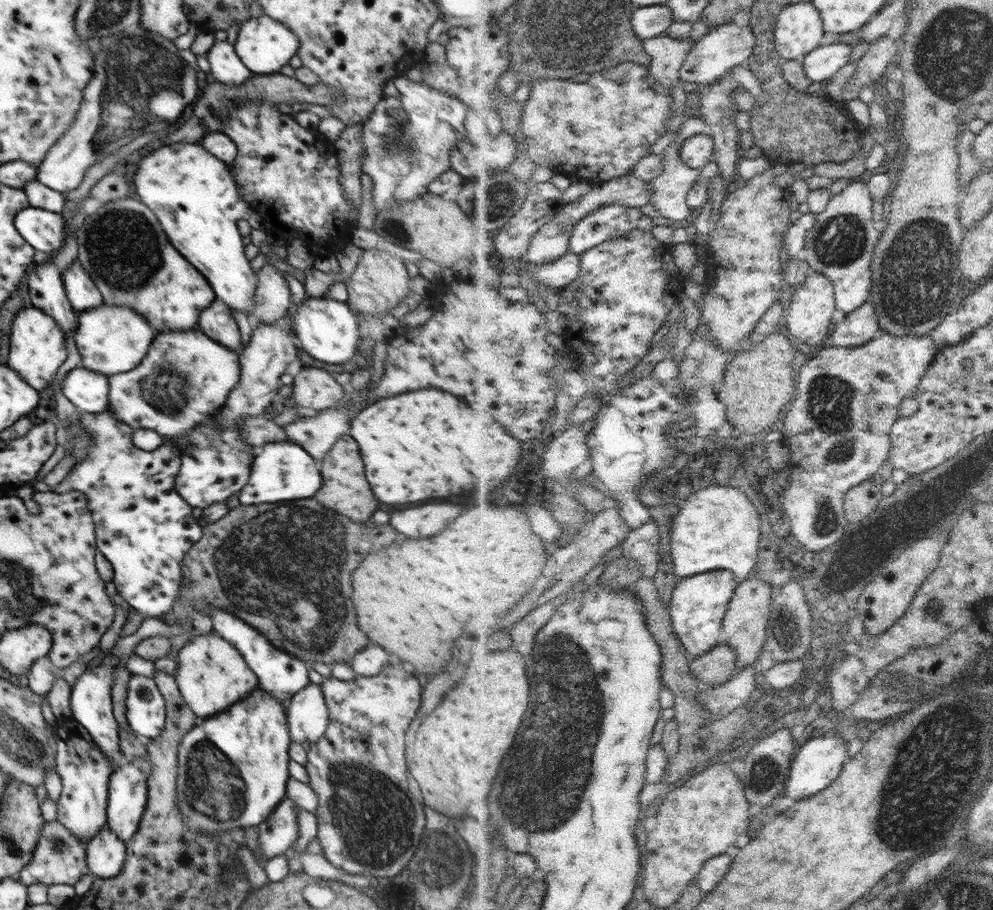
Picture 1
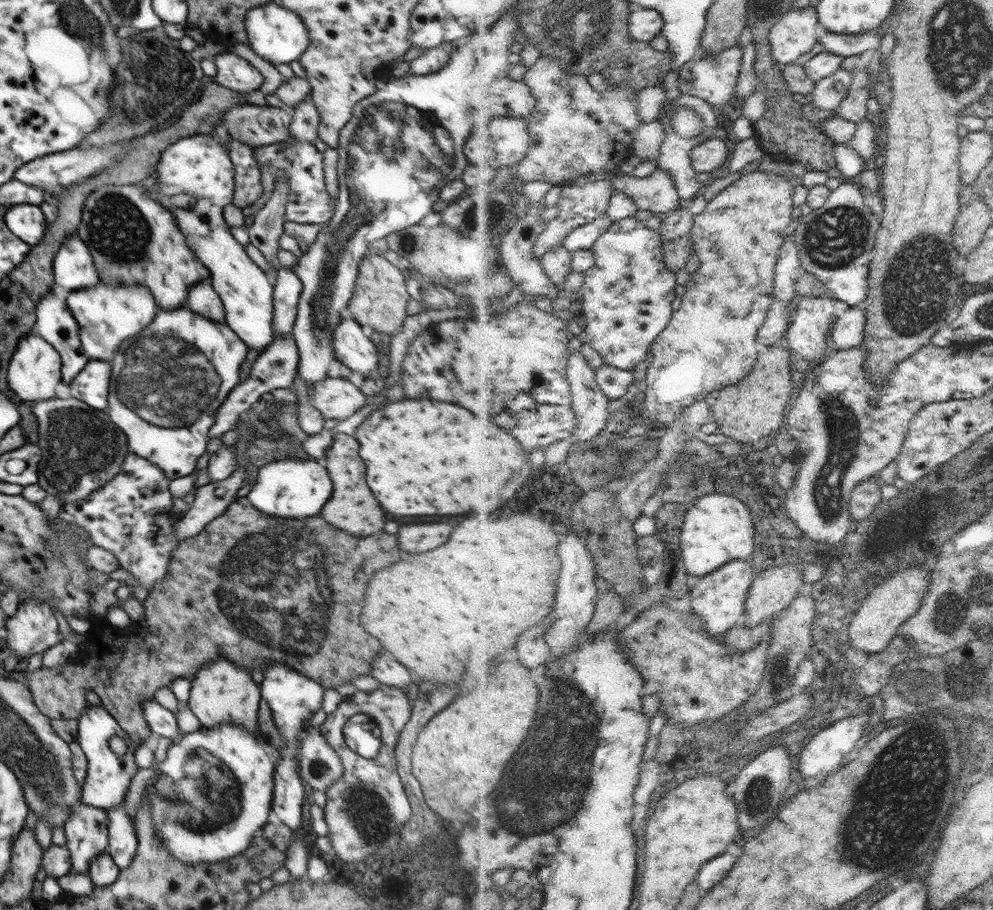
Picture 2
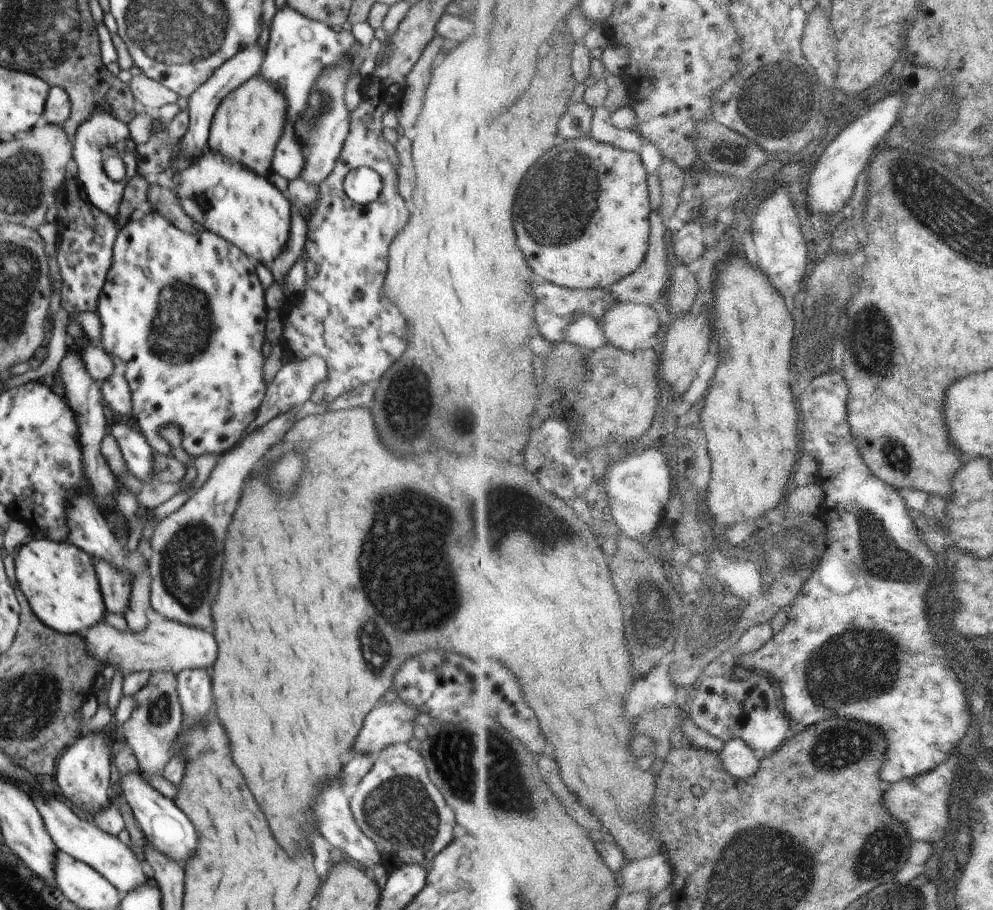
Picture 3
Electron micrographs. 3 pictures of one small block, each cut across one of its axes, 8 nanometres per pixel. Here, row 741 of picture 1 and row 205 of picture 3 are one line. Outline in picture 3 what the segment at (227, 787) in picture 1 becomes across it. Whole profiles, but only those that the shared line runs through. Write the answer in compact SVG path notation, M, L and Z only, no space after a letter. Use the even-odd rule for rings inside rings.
M207 146L194 165L176 174L180 175L180 185L176 192L184 212L199 223L204 230L223 237L229 244L244 252L246 257L268 268L287 248L291 236L291 203L269 182L266 176L257 176L239 163L213 154Z

